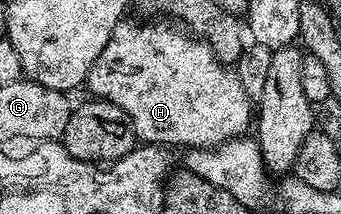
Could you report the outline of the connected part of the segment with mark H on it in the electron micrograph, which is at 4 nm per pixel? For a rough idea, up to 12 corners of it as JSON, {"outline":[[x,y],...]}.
{"outline":[[123,17],[85,85],[139,143],[215,148],[252,101],[209,42]]}

